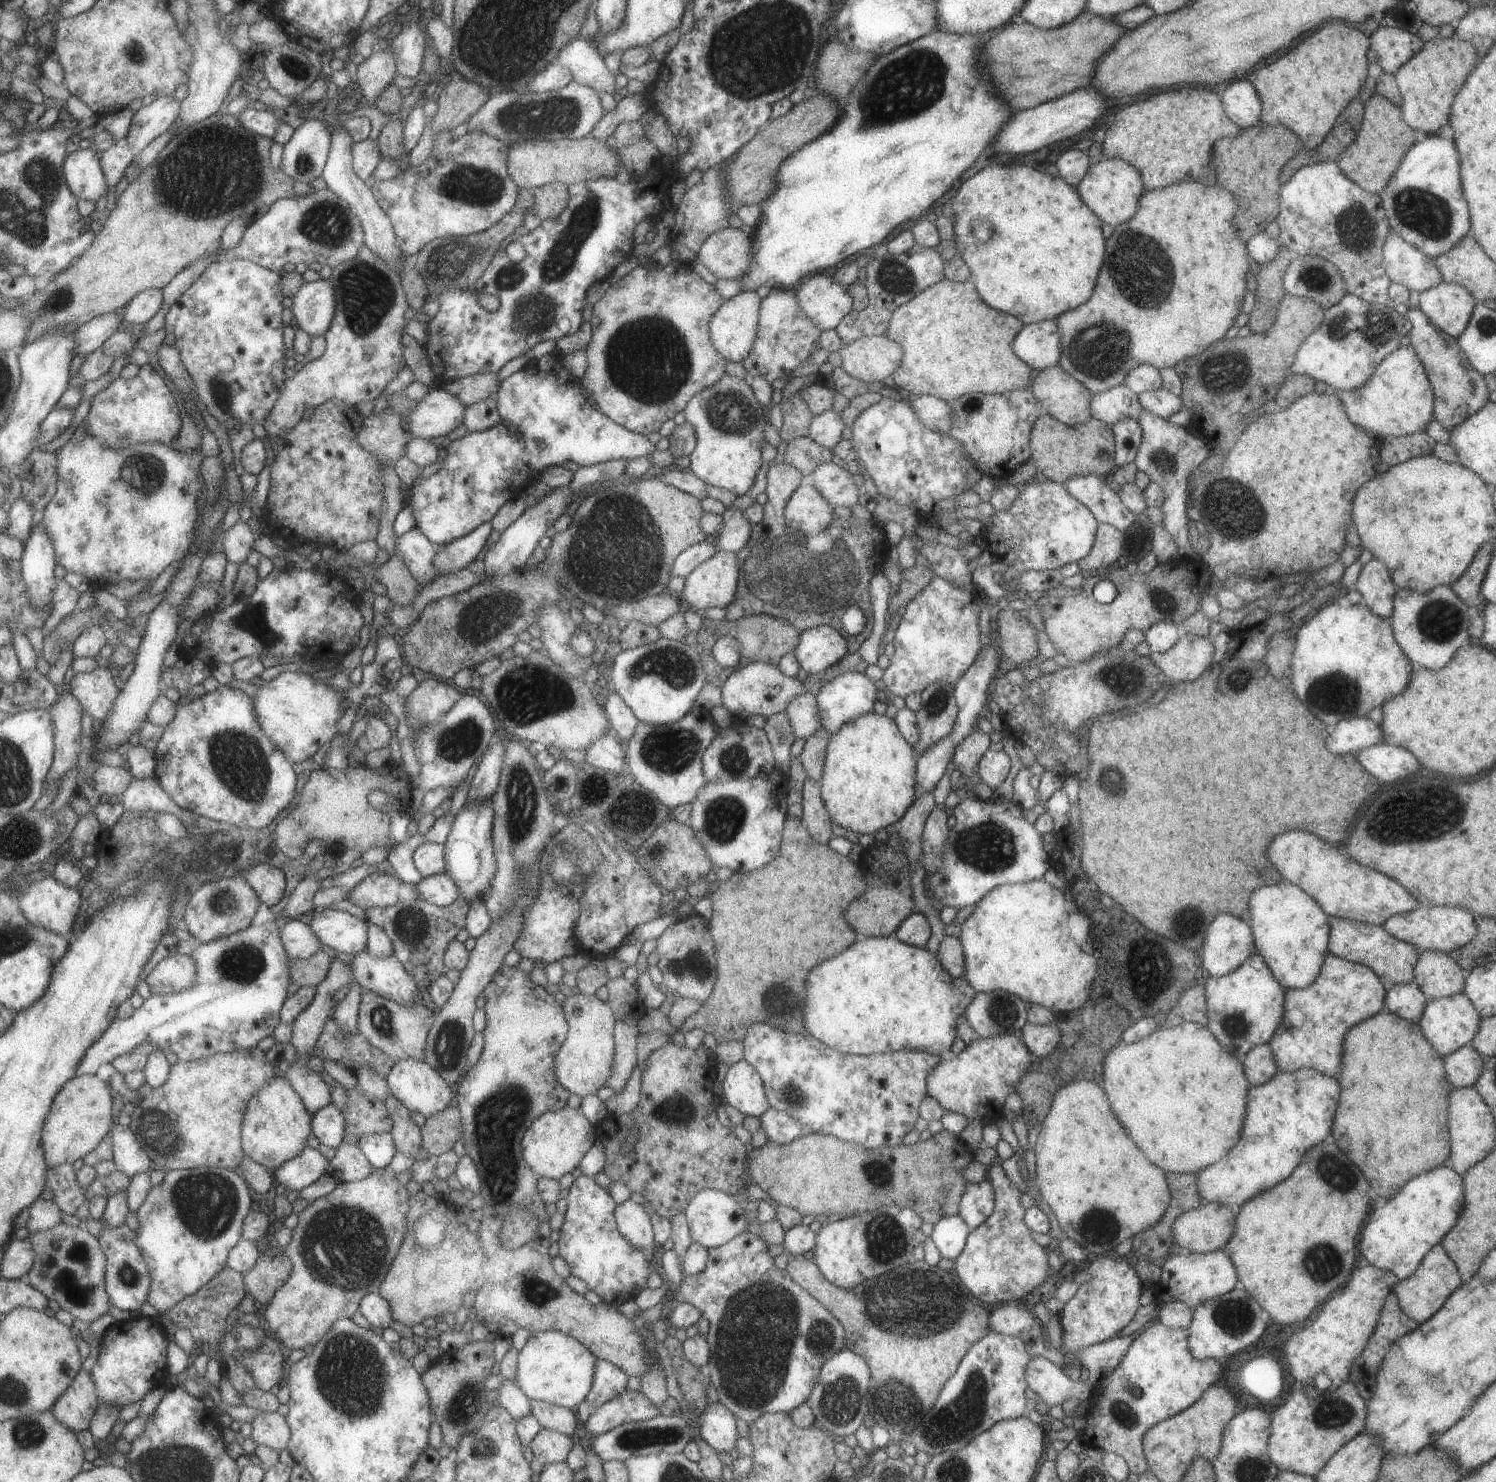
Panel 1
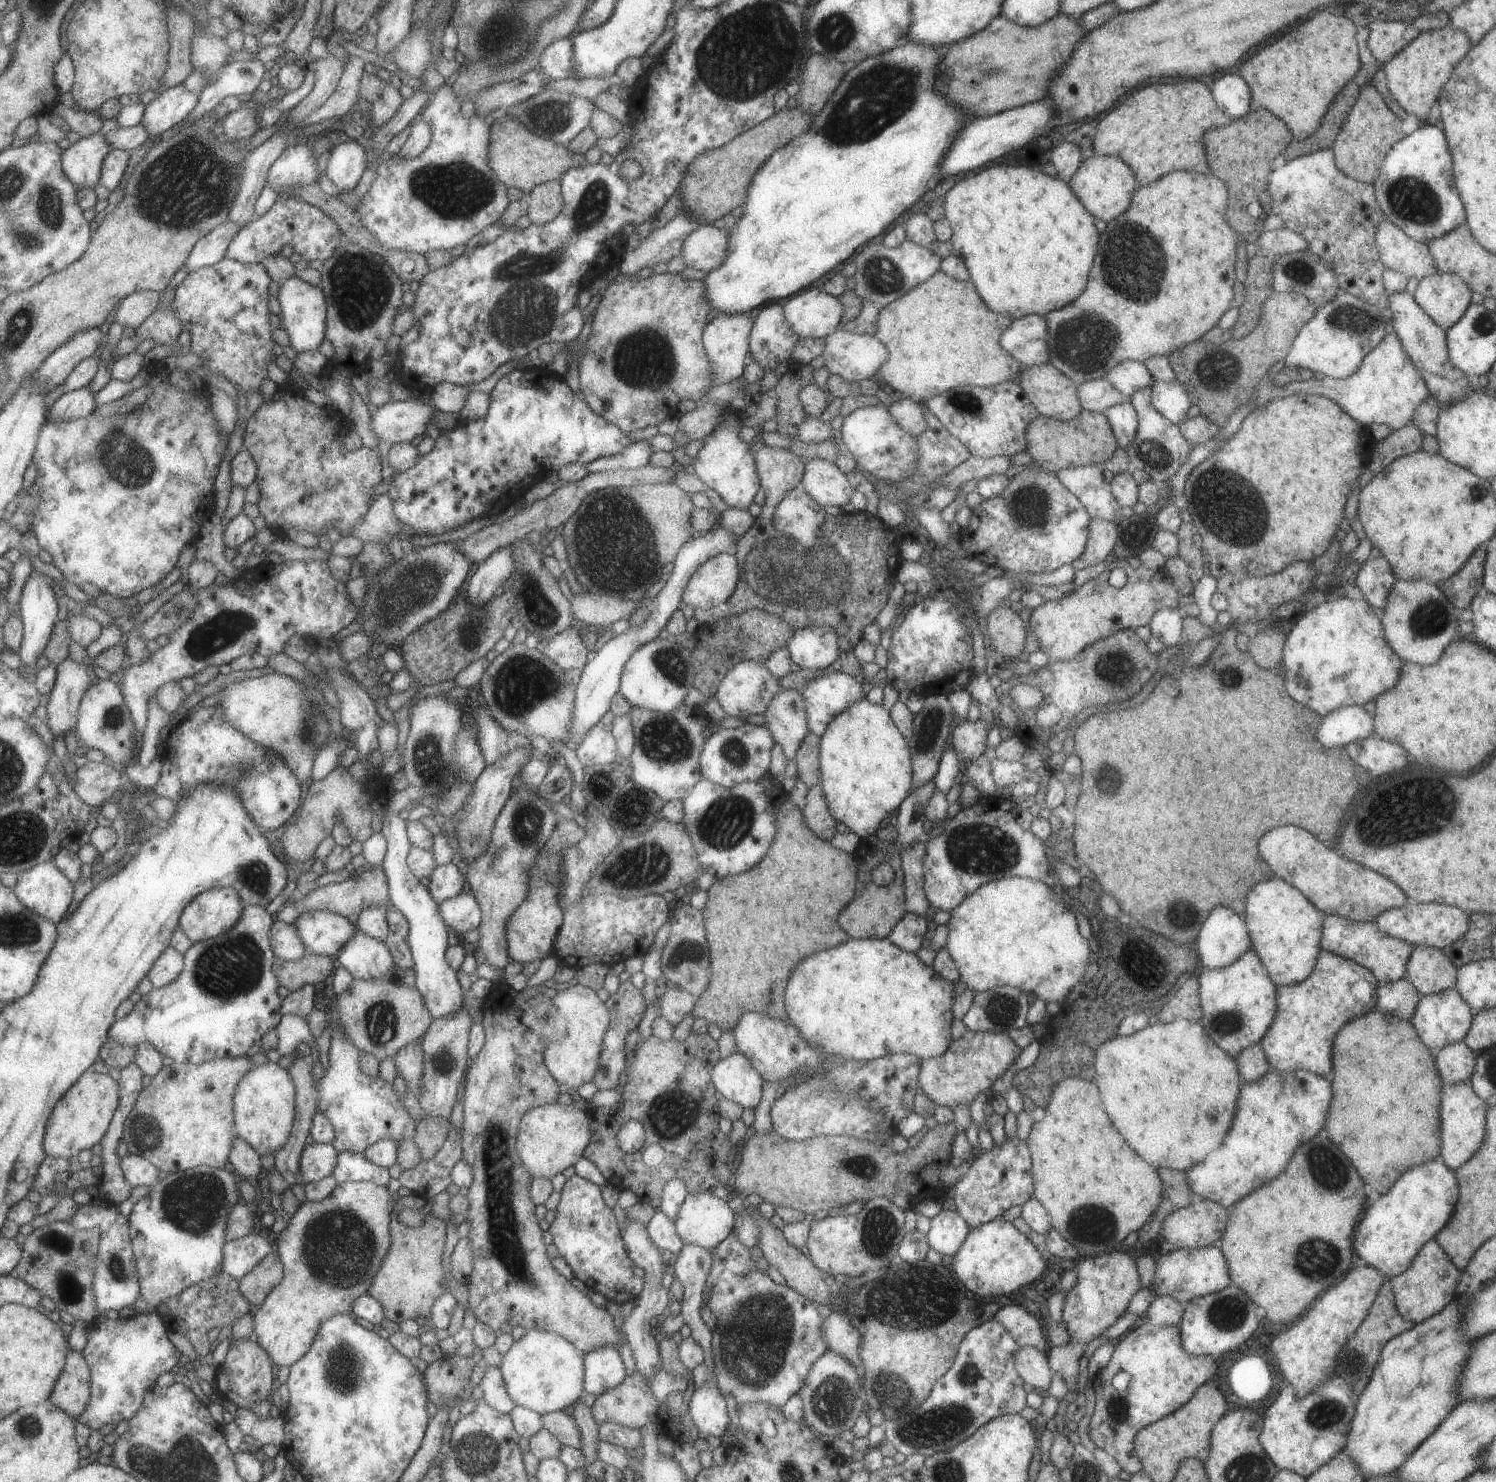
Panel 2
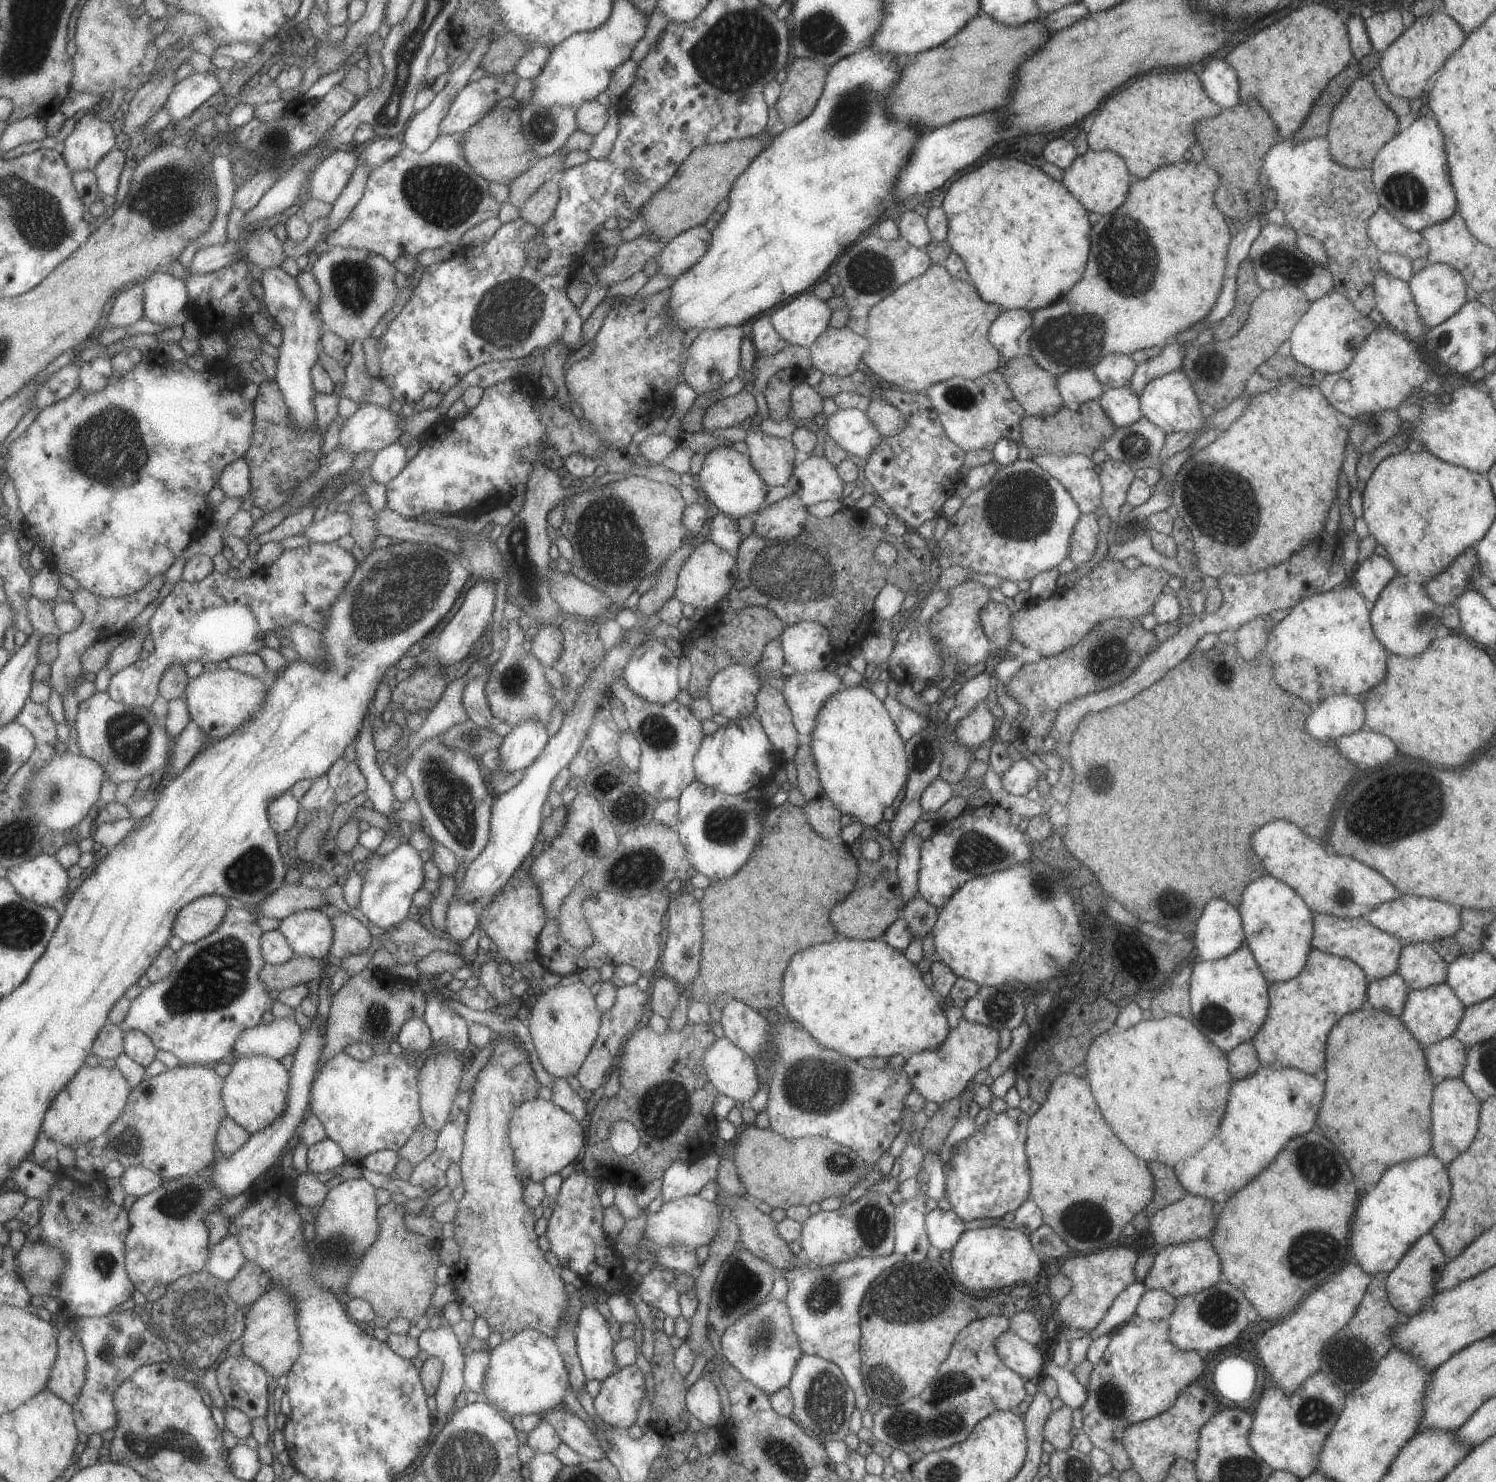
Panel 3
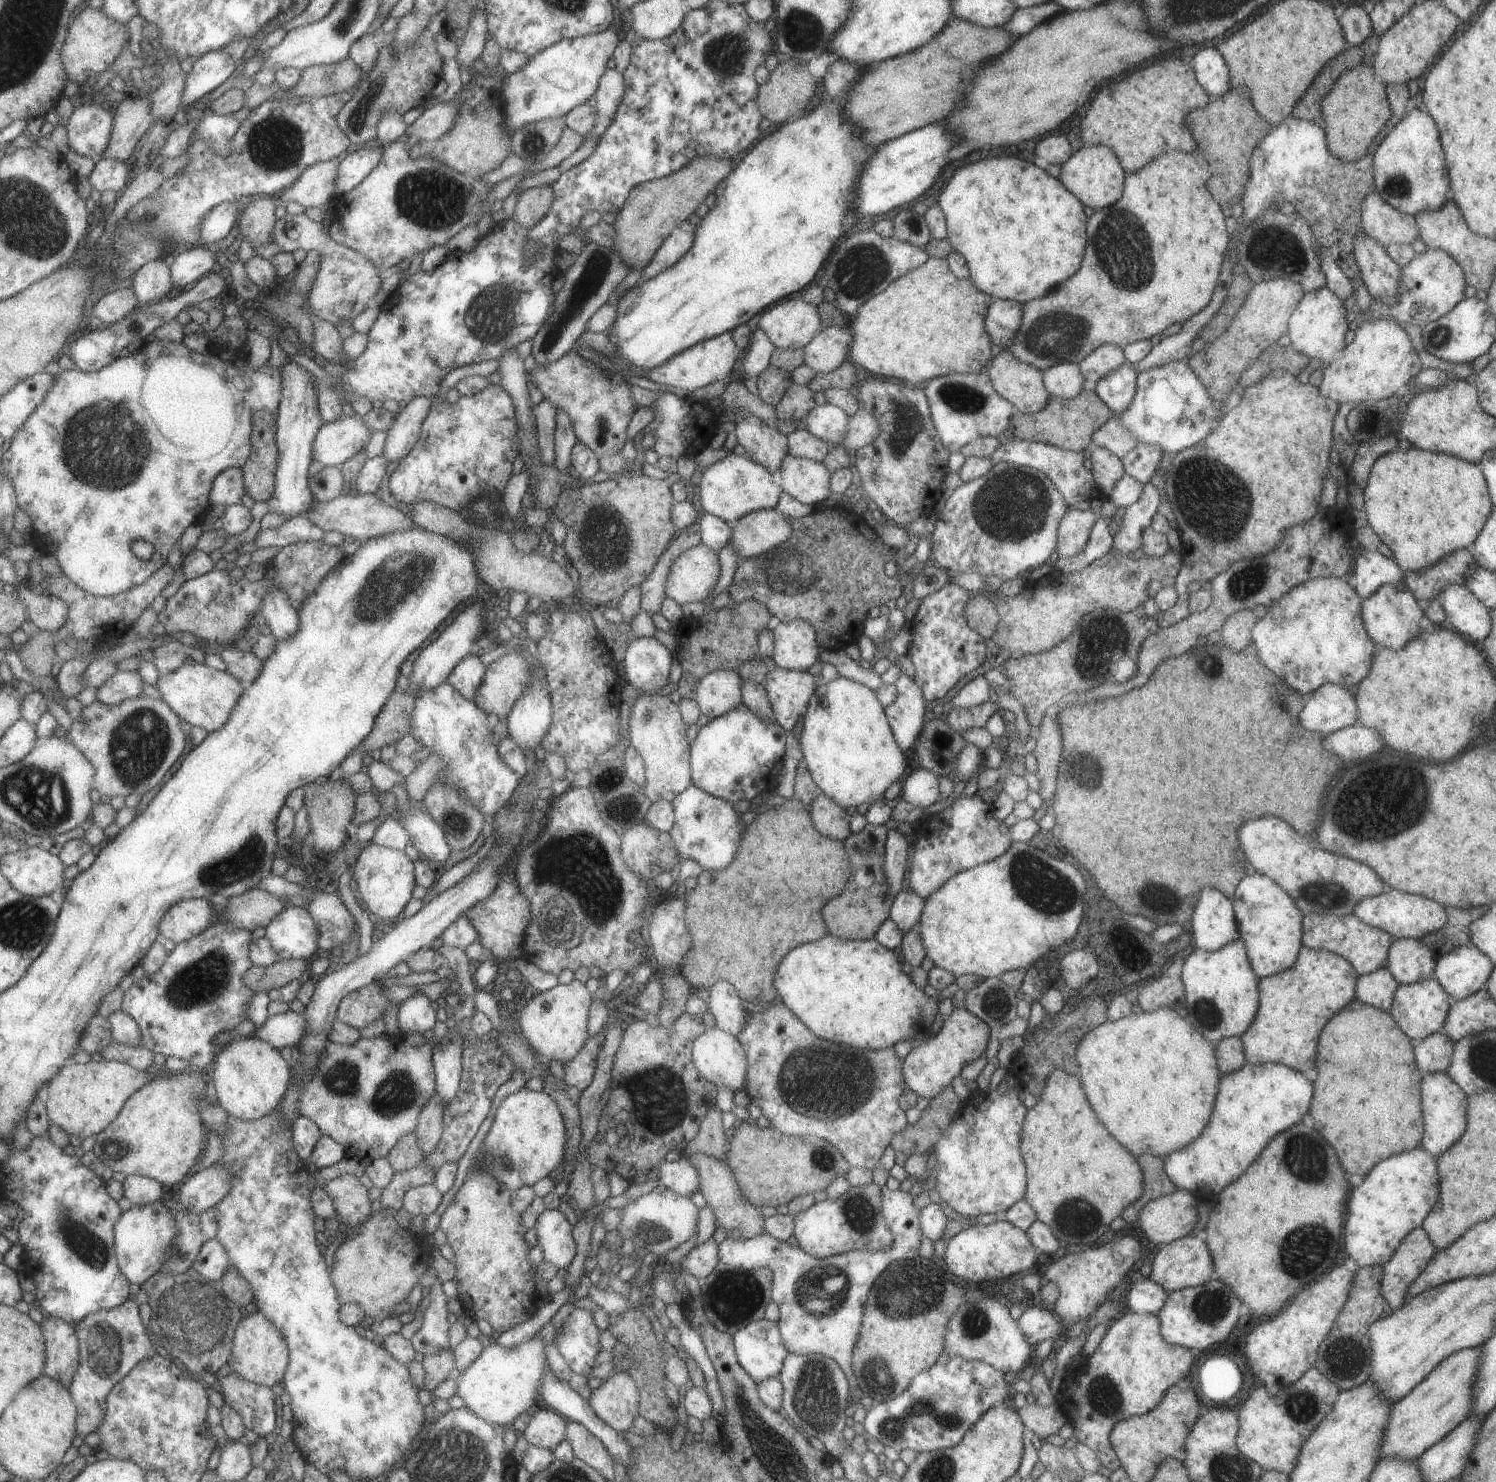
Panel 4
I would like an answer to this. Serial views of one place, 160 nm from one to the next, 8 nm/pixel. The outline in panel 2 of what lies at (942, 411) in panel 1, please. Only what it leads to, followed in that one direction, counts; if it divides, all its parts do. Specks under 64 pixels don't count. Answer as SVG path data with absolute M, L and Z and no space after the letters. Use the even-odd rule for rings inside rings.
M896 396L896 401L886 409L897 425L916 436L926 429L926 420L921 403L908 397Z

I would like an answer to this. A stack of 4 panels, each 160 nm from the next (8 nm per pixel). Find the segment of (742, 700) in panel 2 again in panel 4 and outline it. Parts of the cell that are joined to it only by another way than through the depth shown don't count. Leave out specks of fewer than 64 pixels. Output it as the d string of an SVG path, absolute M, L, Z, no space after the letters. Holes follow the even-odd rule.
M721 669L702 675L694 698L700 714L712 719L741 705L742 682L737 670Z

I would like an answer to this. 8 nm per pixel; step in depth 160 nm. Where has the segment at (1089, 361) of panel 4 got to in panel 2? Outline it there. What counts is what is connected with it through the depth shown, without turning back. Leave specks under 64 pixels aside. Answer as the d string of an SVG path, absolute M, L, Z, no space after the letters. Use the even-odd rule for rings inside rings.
M1132 360L1116 364L1104 378L1125 396L1130 396L1139 389L1153 384L1147 367L1142 362Z

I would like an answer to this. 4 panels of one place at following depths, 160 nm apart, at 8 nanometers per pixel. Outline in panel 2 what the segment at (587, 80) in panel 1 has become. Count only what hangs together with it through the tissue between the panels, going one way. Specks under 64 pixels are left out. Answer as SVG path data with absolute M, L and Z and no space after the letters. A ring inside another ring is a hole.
M572 35L549 43L539 53L536 66L547 74L549 80L574 76L572 63Z

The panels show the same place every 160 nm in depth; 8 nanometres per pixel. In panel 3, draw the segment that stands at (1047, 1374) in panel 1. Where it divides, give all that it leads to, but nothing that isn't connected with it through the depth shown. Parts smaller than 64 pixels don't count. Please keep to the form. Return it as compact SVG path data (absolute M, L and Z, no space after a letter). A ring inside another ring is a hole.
M1009 1330L999 1334L993 1344L997 1358L1026 1381L1036 1383L1041 1379L1041 1368L1043 1368L1043 1356L1038 1350L1037 1345L1031 1345L1024 1342Z

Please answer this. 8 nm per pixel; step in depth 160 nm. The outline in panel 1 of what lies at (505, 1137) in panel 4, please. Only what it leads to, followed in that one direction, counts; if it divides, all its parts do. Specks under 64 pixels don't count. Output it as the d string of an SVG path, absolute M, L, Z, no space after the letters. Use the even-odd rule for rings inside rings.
M565 1106L558 1111L544 1112L529 1124L520 1142L522 1157L537 1178L559 1180L578 1167L594 1138L595 1126L587 1121L580 1109Z

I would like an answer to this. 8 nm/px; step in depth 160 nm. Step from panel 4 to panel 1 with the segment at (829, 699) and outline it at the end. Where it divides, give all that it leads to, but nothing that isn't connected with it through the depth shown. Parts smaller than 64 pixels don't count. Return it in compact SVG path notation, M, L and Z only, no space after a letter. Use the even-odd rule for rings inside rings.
M871 712L845 723L830 734L820 778L820 795L832 822L855 834L872 834L899 820L914 799L914 748L901 736L893 719Z

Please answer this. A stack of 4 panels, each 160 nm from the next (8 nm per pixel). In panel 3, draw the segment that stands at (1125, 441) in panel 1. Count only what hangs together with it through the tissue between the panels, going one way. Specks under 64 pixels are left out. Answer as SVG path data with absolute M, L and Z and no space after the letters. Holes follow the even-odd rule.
M1129 384L1120 388L1105 387L1098 402L1103 412L1109 416L1114 428L1133 424L1141 416L1138 396Z

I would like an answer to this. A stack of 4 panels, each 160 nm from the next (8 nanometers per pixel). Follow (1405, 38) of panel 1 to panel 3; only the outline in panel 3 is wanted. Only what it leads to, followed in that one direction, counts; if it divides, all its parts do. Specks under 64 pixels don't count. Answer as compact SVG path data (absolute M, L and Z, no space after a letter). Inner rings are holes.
M1403 8L1373 13L1369 18L1364 18L1364 27L1370 45L1377 52L1383 52L1410 24L1413 24L1414 16L1411 11Z

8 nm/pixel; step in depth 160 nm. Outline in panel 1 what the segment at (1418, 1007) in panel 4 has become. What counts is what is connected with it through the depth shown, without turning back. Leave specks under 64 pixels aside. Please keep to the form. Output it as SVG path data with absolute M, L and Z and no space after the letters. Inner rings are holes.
M1457 993L1453 996L1428 1000L1417 1023L1427 1042L1444 1057L1463 1045L1470 1044L1479 1030L1480 1020L1479 1013L1465 993Z

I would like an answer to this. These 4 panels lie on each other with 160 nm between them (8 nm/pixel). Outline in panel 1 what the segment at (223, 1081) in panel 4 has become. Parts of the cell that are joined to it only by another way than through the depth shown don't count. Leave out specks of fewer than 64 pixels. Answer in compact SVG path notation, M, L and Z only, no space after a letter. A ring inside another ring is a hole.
M283 1075L269 1081L255 1097L246 1111L243 1130L243 1146L247 1157L269 1168L273 1173L286 1162L304 1152L307 1136L312 1133L311 1114L304 1098Z

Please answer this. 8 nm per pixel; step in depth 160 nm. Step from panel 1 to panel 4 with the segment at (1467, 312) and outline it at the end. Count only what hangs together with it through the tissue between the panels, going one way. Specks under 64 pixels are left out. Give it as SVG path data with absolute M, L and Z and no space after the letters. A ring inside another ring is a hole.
M1426 248L1421 254L1415 254L1411 262L1400 268L1399 284L1397 284L1397 304L1389 306L1379 300L1372 300L1366 311L1359 310L1359 317L1371 316L1374 319L1385 318L1405 327L1415 325L1420 329L1427 322L1432 322L1447 314L1455 304L1464 300L1466 286L1461 266L1443 250Z

